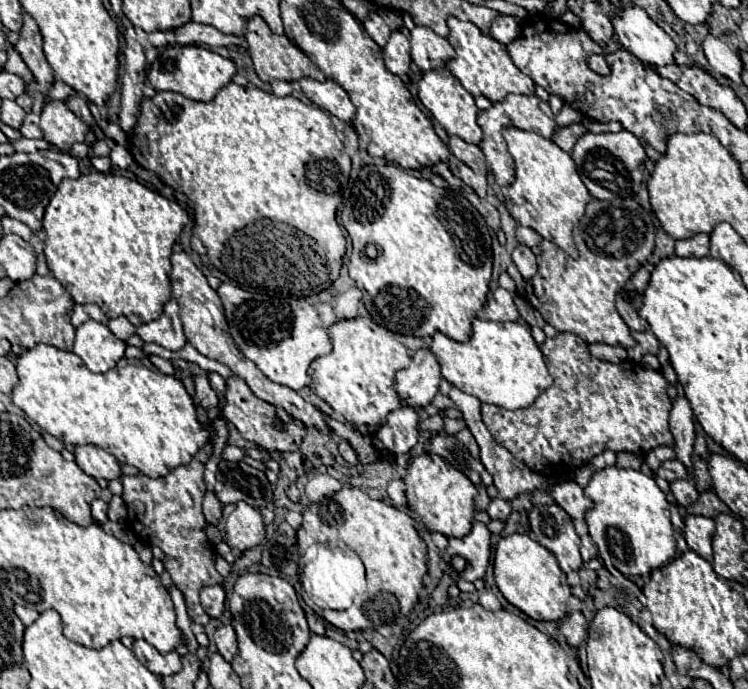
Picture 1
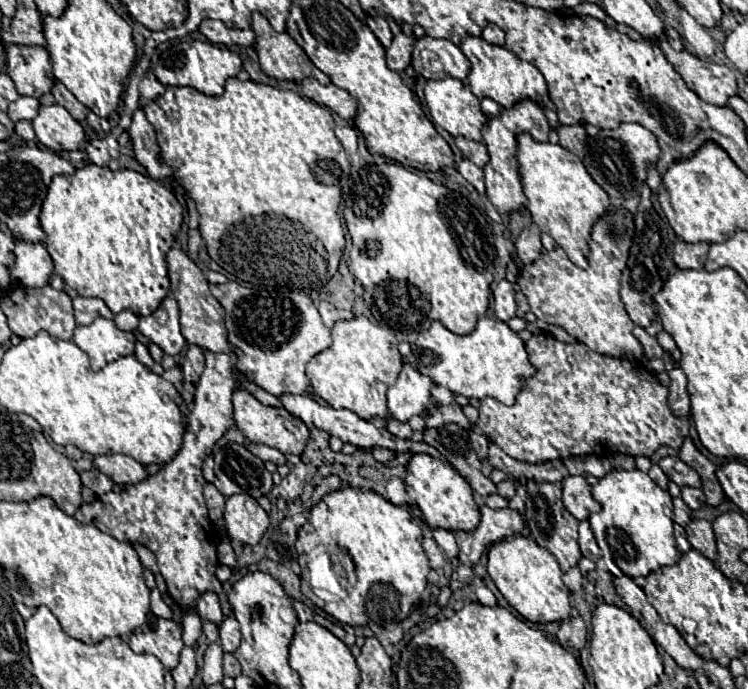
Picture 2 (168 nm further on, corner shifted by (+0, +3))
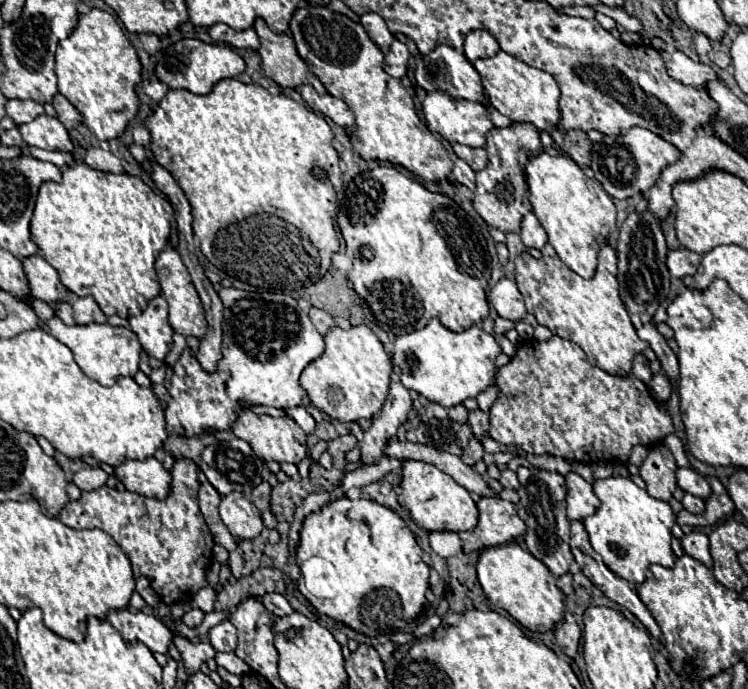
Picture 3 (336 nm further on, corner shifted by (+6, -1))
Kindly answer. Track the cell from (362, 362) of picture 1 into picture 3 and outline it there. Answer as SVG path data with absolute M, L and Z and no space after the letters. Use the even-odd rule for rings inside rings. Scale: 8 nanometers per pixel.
M364 324L342 330L334 326L326 336L326 350L320 358L310 362L302 374L300 384L306 388L310 402L340 422L370 420L380 412L390 384L392 360L378 336Z

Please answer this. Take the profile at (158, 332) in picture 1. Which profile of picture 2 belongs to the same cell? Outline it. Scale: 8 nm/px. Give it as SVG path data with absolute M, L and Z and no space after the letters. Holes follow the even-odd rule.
M168 294L158 312L150 314L150 316L142 316L140 324L138 324L138 332L142 332L150 342L154 342L156 346L160 346L164 350L164 354L176 356L182 352L186 340L180 334L180 322L178 322L178 304L174 300L172 294ZM160 316L166 316L164 322L160 322Z

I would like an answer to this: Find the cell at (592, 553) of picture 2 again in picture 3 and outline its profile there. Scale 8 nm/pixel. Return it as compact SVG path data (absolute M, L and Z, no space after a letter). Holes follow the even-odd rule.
M572 522L570 546L572 546L572 548L578 548L580 552L584 552L584 554L591 556L597 562L601 559L600 556L594 552L590 540L588 540L588 532L586 532L586 528L584 528L582 522Z

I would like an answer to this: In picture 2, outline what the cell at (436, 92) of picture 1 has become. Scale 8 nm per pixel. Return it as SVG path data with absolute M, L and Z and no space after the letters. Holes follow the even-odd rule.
M446 78L446 80L428 80L426 88L424 88L424 96L426 96L426 106L430 110L432 122L436 126L442 126L448 134L452 136L464 136L466 140L482 140L482 126L486 124L486 114L480 108L480 100L472 94L472 90L468 86L464 86L464 82L460 82L458 78Z

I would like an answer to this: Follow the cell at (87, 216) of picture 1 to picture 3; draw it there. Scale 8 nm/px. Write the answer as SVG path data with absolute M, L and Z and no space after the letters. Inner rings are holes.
M84 162L62 172L62 182L44 182L36 200L30 222L32 240L42 250L42 256L58 272L60 282L76 296L92 296L106 316L118 314L130 318L146 310L148 302L160 296L160 282L154 270L154 260L164 250L174 218L172 204L166 196L154 192L140 178L130 174L110 174L90 168Z

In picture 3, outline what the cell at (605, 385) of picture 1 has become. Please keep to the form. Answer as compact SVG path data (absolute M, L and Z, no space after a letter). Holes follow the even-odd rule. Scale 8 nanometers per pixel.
M552 336L546 342L530 340L526 344L520 344L514 358L498 370L494 384L498 388L498 396L488 410L488 436L494 438L498 444L516 446L526 454L558 456L584 464L596 464L600 460L626 464L636 444L662 444L662 440L670 432L674 432L672 416L666 404L654 400L642 380L638 380L634 374L612 376L602 368L592 366L578 344L560 336Z

